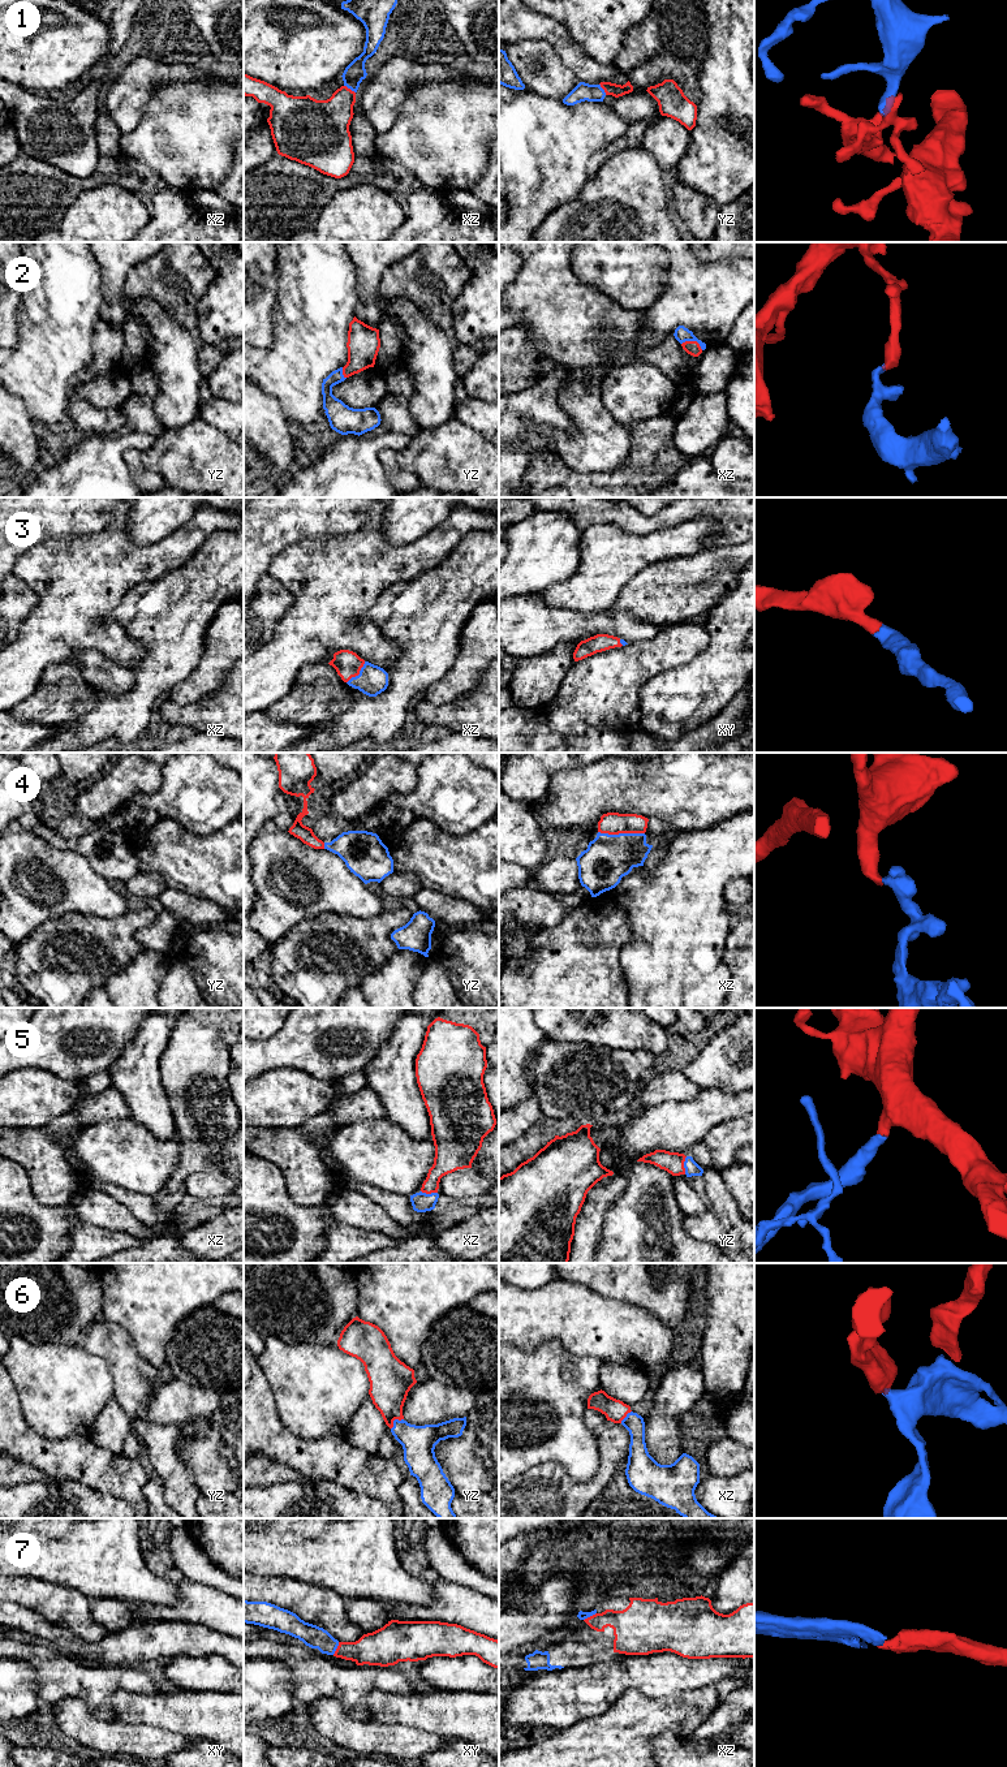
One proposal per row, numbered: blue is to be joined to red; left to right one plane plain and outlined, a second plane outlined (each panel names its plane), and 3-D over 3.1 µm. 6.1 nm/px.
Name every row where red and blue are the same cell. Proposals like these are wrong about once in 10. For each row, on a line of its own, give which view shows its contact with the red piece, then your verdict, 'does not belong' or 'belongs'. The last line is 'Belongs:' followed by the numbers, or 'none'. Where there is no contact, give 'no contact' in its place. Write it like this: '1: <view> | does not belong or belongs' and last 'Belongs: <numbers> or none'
1: xz | belongs
2: xz | belongs
3: xz | belongs
4: xz | belongs
5: yz | belongs
6: yz | belongs
7: xy | belongs
Belongs: 1, 2, 3, 4, 5, 6, 7

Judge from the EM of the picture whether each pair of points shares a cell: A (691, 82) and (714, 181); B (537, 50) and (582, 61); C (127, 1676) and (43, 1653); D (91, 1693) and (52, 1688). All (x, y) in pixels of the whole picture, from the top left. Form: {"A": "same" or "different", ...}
{"A": "different", "B": "different", "C": "same", "D": "same"}

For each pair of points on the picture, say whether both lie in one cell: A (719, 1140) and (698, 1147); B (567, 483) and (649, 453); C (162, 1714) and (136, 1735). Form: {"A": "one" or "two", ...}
{"A": "two", "B": "one", "C": "two"}

